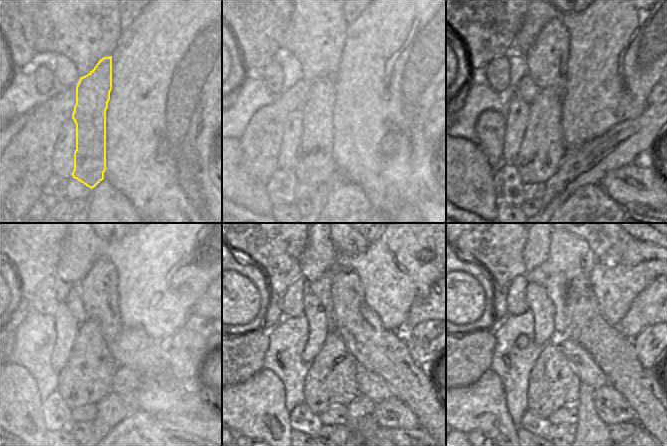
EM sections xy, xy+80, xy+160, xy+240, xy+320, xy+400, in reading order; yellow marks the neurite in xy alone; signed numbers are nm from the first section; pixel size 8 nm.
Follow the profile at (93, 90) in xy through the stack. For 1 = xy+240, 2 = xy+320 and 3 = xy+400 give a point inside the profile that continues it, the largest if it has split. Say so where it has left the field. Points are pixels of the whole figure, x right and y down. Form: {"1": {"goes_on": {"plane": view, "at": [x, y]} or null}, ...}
{"1": {"goes_on": {"plane": "xy+240", "at": [90, 374]}}, "2": {"goes_on": {"plane": "xy+320", "at": [331, 380]}}, "3": {"goes_on": {"plane": "xy+400", "at": [553, 384]}}}

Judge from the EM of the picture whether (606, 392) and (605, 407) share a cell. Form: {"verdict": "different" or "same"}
{"verdict": "same"}

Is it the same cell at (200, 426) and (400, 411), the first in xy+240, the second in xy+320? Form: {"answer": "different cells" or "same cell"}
{"answer": "same cell"}

